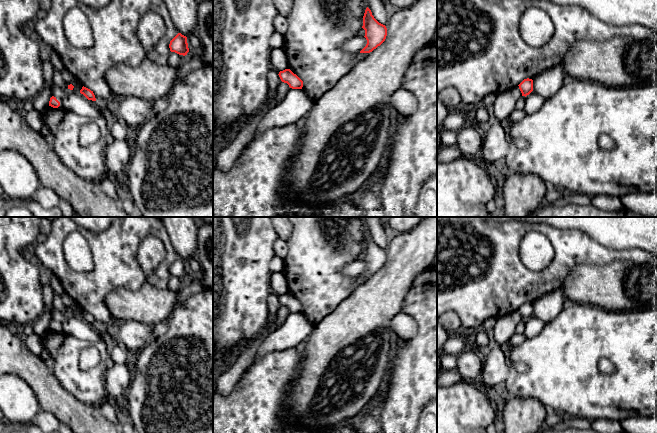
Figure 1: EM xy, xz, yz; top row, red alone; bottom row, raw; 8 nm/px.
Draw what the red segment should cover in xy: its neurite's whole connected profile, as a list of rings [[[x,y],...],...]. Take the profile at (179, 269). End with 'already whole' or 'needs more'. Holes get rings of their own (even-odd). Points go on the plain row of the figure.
[[[178,257],[169,268],[169,272],[171,276],[175,276],[179,279],[187,279],[189,276],[187,261]]] | already whole

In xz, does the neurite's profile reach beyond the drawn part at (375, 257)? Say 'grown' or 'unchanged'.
unchanged

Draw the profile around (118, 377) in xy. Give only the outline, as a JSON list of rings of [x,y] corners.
[[[131,362],[125,364],[109,363],[105,371],[105,389],[108,399],[119,402],[123,400],[132,378]]]

